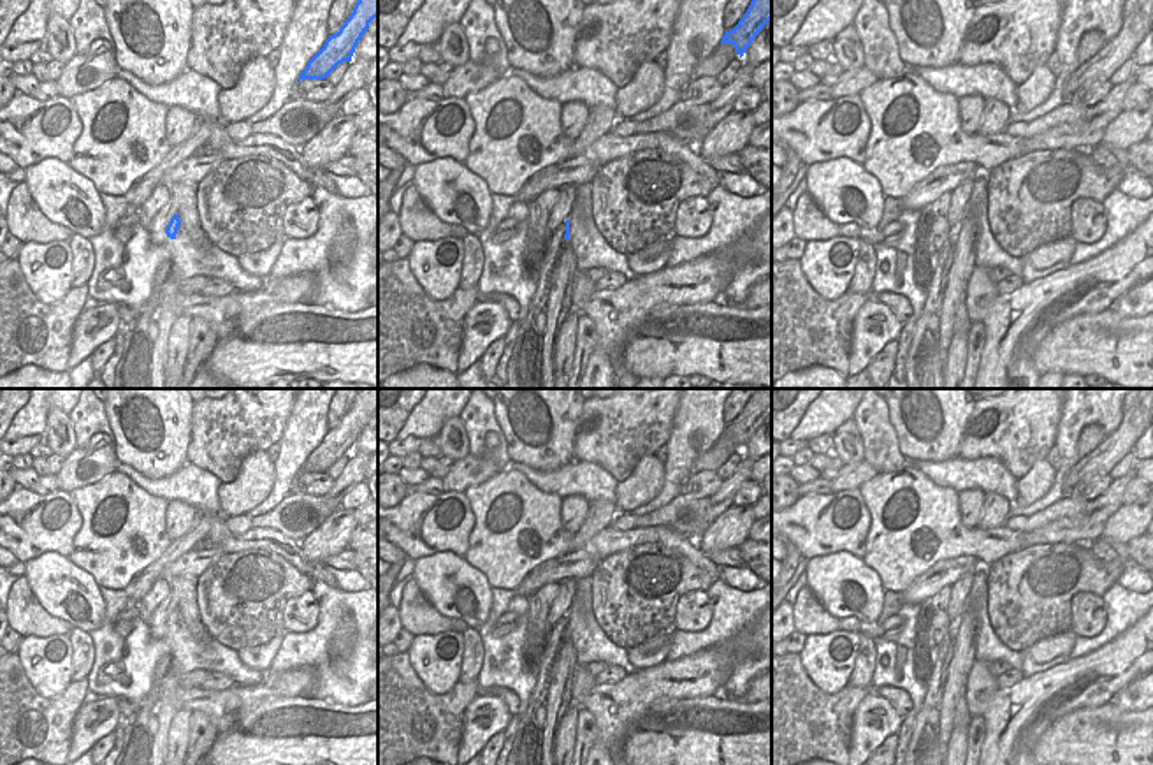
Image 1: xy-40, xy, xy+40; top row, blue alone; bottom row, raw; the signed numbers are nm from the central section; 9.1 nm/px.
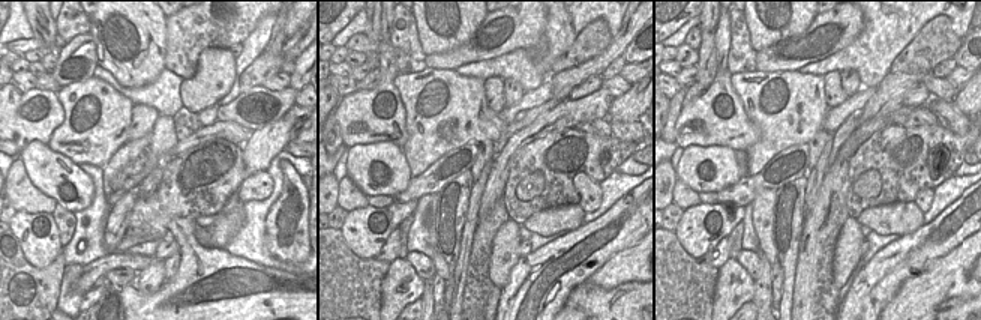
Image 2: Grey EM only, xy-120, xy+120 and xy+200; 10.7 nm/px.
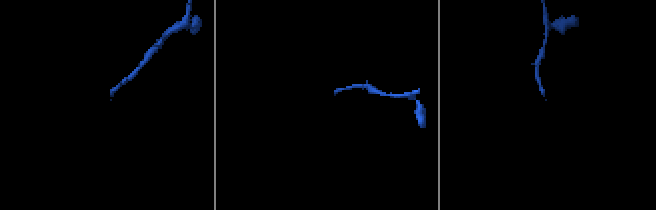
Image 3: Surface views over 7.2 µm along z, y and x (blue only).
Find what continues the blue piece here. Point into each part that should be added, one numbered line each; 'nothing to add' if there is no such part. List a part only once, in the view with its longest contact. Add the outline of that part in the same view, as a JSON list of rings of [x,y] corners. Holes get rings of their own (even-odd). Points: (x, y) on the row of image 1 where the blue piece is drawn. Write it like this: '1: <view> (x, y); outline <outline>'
1: xy (524, 370); outline [[[566,222],[552,234],[552,241],[540,266],[540,280],[529,304],[527,317],[520,322],[517,343],[513,346],[506,373],[504,389],[543,389],[541,357],[545,338],[545,308],[548,301],[550,276],[564,244]]]

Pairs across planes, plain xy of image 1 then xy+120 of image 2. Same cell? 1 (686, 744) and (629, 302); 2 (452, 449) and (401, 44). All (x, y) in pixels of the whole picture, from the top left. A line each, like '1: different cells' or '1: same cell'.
1: same cell
2: different cells

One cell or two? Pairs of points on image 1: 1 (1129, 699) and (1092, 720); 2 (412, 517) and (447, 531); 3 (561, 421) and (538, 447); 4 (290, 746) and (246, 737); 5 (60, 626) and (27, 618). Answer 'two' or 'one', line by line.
1: two
2: one
3: one
4: one
5: one

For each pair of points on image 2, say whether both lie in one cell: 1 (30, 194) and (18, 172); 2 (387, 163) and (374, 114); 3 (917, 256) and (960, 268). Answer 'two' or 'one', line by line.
1: one
2: two
3: two

